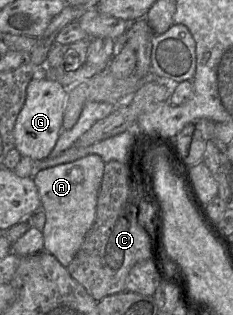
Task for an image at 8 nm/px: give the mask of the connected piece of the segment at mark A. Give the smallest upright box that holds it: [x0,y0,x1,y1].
[33,154,105,267]

